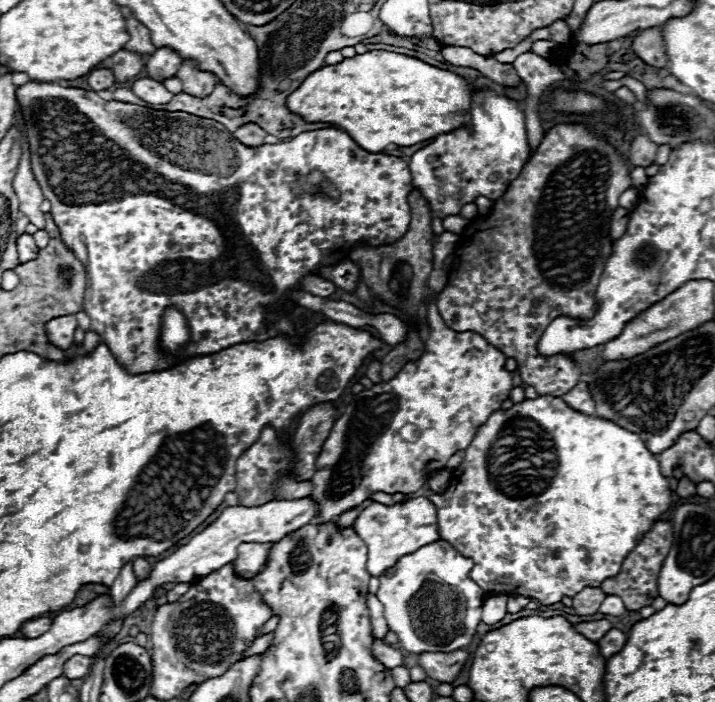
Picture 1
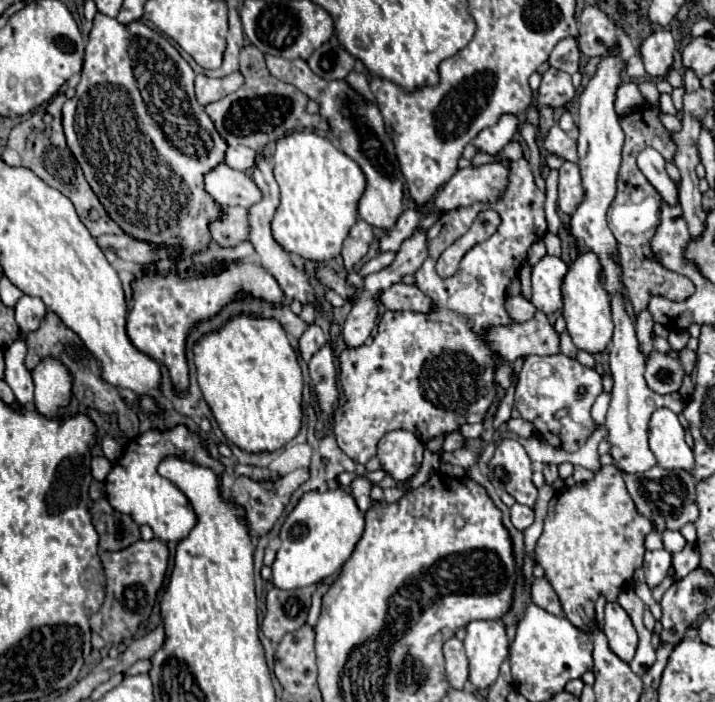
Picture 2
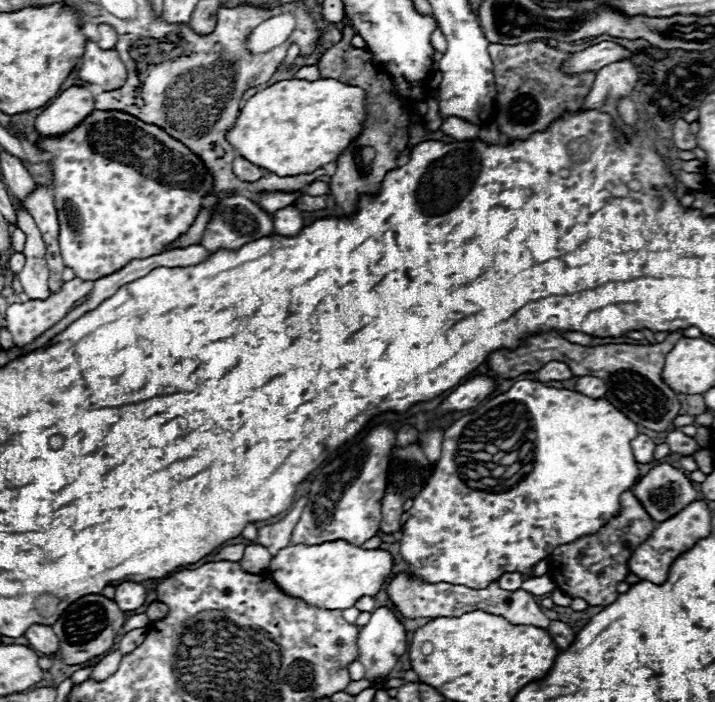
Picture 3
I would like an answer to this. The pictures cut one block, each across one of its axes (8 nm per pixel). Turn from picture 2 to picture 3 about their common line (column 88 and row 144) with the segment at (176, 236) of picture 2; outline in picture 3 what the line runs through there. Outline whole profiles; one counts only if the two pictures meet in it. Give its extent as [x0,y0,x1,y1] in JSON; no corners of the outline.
[36,110,214,280]

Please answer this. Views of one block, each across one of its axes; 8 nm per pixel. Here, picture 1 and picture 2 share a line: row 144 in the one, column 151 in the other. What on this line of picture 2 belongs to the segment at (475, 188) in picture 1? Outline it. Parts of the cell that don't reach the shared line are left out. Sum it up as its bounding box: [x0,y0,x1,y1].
[106,424,224,542]

